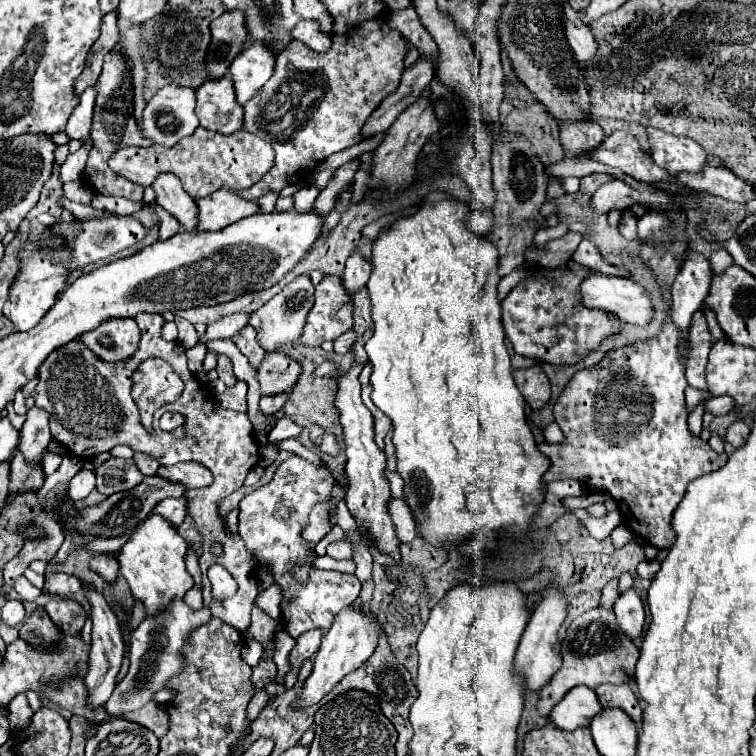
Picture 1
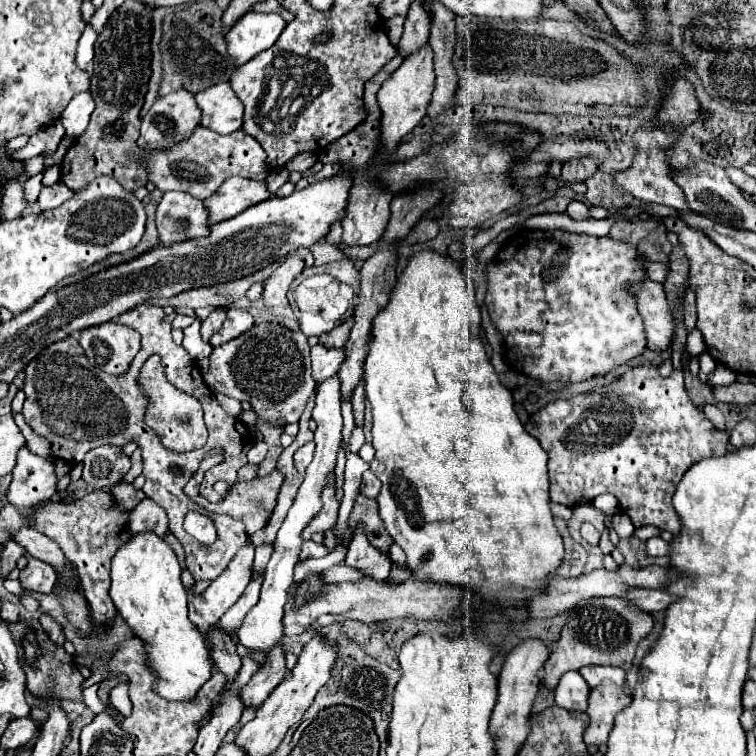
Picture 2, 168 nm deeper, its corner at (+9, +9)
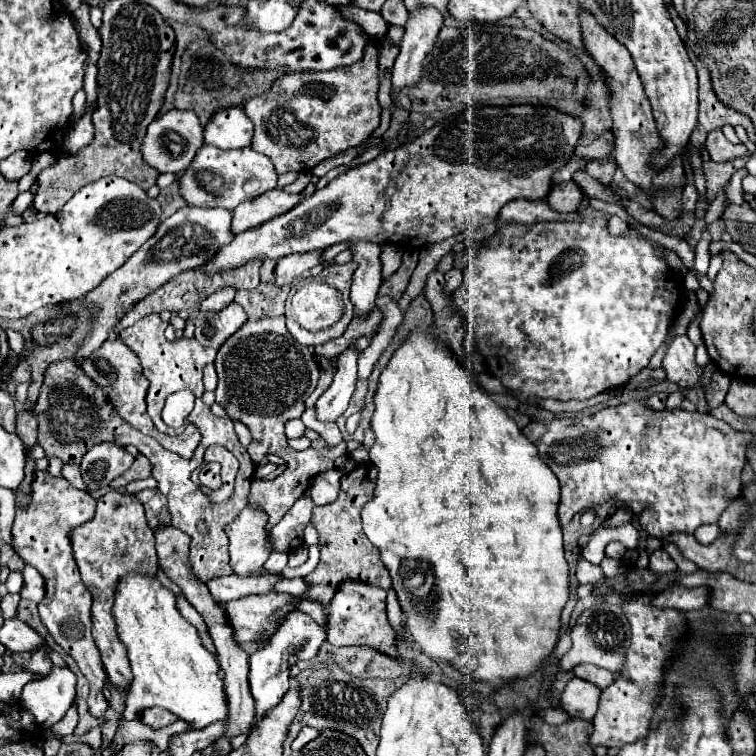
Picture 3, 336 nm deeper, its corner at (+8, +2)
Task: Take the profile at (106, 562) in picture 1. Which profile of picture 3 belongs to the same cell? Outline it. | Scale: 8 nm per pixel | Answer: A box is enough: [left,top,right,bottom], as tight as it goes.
[71,491,157,691]

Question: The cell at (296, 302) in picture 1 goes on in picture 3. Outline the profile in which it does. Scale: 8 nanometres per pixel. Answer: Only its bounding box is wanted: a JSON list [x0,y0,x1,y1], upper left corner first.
[275,251,325,287]

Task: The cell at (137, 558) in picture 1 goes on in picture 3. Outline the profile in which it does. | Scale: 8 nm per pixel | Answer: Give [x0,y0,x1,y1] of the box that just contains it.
[113,573,227,729]

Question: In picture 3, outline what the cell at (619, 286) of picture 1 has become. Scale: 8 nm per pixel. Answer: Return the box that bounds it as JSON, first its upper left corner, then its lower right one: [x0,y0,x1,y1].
[663,337,703,389]

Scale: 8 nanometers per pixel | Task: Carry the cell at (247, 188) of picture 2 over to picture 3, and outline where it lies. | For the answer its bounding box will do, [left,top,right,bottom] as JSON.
[233,189,301,233]

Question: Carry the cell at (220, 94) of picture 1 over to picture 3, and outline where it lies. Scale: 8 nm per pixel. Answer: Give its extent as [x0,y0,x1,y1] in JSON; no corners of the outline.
[205,109,253,149]

